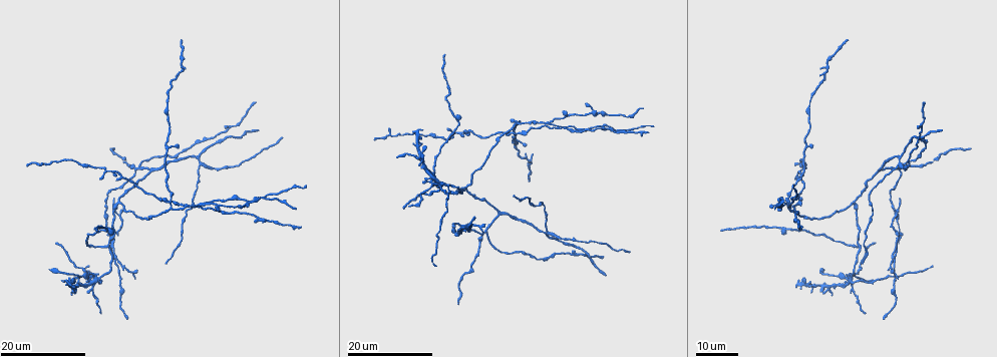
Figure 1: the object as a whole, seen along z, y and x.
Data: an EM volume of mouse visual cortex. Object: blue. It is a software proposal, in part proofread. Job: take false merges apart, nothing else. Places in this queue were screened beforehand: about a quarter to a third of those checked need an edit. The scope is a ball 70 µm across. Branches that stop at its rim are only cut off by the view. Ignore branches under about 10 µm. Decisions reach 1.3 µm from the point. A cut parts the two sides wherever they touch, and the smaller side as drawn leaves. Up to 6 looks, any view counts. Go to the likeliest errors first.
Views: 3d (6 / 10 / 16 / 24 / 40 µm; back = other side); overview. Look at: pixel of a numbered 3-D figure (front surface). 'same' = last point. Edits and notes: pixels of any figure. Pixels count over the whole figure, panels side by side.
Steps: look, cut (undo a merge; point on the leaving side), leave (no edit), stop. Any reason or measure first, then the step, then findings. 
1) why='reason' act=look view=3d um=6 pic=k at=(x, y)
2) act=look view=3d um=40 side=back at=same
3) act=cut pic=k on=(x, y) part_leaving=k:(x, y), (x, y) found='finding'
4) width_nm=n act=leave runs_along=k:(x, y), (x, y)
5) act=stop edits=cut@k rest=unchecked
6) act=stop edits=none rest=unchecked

why='arms run side by side' act=look view=3d um=16 pic=1 at=(197, 206)

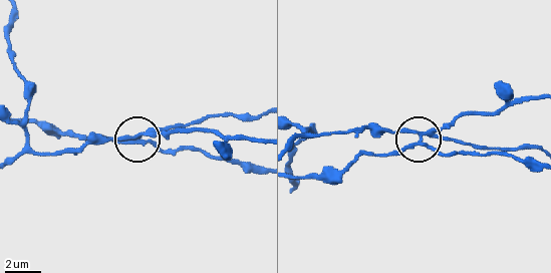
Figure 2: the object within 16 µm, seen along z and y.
act=look view=3d um=6 pic=2 at=(419, 137)

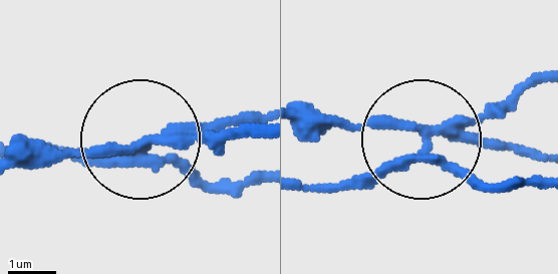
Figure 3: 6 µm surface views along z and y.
act=cut pic=3 on=(193, 178) part_leaving=3:(437, 134), (380, 171), (308, 191) found='a second cell is stuck on'

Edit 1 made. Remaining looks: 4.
why='three arms meet' act=look view=3d um=16 pic=1 at=(520, 122)

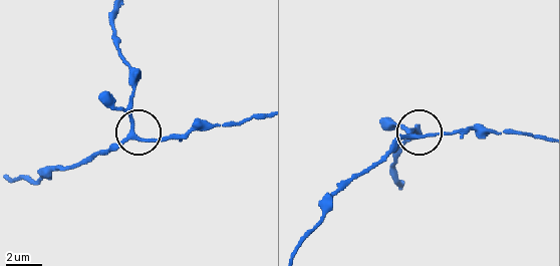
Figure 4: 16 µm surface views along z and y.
why='closer look' act=look view=3d um=6 pic=4 at=(412, 139)

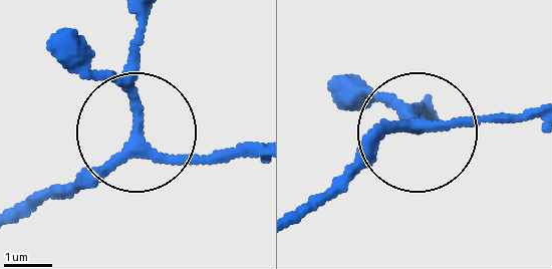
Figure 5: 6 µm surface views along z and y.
act=look view=3d um=6 side=back pic=5 at=(420, 127)

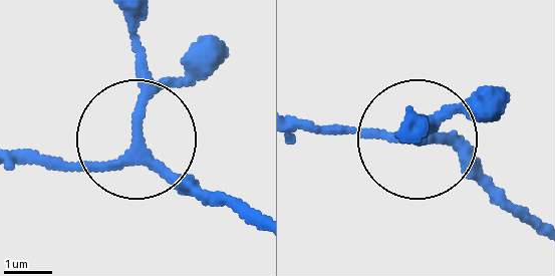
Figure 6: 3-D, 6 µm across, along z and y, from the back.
arms=3 act=leave runs_along=6:(255, 228), (134, 145), (99, 160), (15, 160) found='one cell here'

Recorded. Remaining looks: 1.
act=stop edits=cut@3 rest=unchecked

